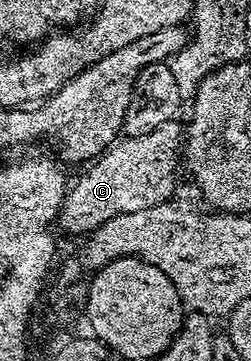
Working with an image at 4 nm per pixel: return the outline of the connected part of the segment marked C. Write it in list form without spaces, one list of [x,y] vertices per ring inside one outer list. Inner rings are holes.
[[[179,119],[171,120],[170,122],[162,122],[162,126],[158,126],[158,130],[150,130],[150,134],[142,134],[141,136],[124,136],[117,139],[116,143],[95,160],[91,161],[83,169],[84,173],[77,178],[76,181],[71,181],[70,187],[64,193],[64,201],[60,207],[58,224],[65,228],[68,232],[73,232],[74,235],[83,237],[85,234],[91,234],[95,228],[102,226],[110,218],[118,218],[118,214],[134,214],[134,210],[150,210],[150,206],[158,206],[162,202],[173,199],[177,195],[176,192],[176,167],[181,167],[182,164],[182,124]]]

